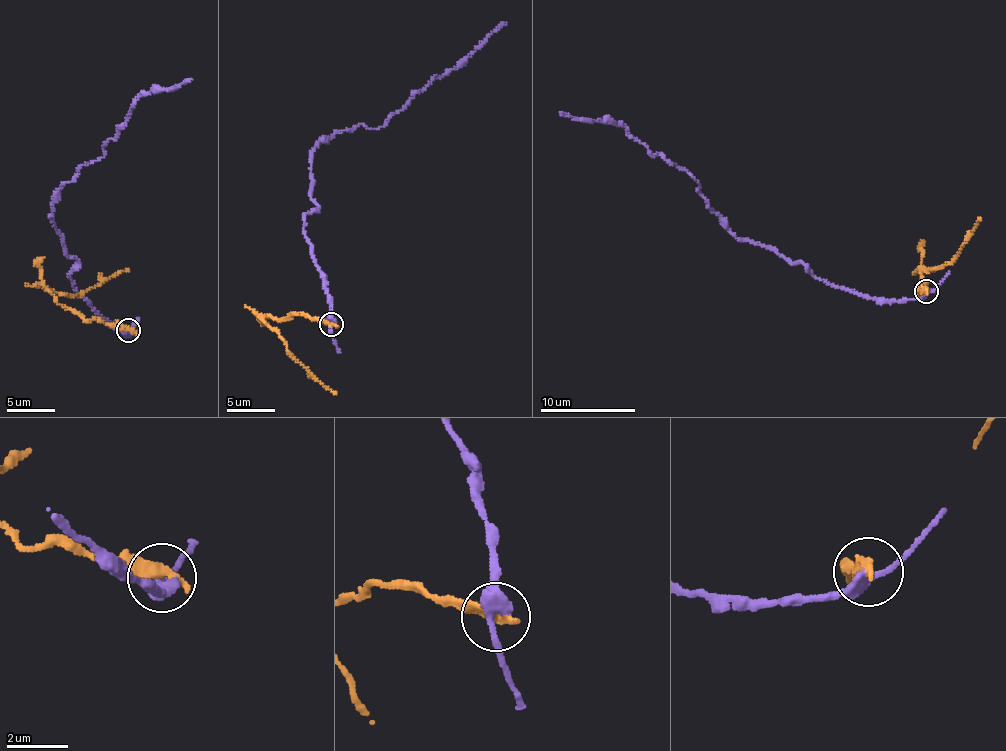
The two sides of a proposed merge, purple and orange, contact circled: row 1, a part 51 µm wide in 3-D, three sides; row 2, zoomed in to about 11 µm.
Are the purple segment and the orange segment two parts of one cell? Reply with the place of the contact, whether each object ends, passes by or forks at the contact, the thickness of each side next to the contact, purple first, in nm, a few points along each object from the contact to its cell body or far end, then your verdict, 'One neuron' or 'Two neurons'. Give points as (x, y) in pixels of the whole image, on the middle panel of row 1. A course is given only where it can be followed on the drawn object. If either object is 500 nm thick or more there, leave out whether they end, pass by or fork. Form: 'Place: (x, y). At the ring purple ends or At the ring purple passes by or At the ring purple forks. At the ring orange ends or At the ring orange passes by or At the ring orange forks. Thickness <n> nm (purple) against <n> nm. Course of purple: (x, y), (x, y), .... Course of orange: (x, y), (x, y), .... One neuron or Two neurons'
Place: (331, 324). At the ring purple passes by. At the ring orange ends. Thickness 360 nm (purple) against 380 nm. Course of purple: (331, 325), (325, 274), (303, 229), (317, 206), (312, 149), (361, 123), (378, 128), (506, 22). Course of orange: (331, 325), (291, 315), (275, 319), (267, 316), (263, 320), (286, 349), (336, 394). Two neurons

